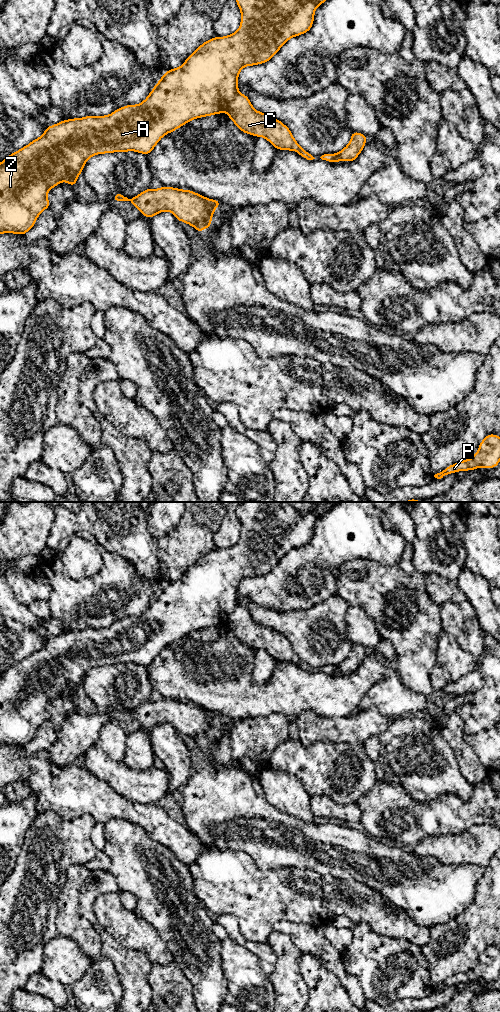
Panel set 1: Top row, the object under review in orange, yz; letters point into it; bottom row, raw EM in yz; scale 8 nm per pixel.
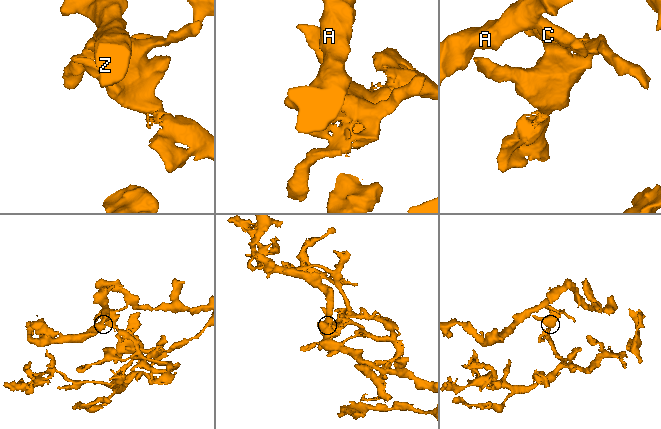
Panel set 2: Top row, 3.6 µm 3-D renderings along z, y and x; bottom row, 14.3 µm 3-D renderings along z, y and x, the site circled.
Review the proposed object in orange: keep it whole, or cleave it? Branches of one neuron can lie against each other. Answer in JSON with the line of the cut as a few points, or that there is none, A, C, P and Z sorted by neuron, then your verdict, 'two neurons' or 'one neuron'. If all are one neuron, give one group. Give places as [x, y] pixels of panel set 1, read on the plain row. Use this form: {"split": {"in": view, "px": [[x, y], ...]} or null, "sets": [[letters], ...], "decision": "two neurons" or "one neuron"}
{"split": {"in": "yz", "px": [[237, 603], [225, 622]]}, "sets": [["A", "Z"], ["C", "P"]], "decision": "two neurons"}

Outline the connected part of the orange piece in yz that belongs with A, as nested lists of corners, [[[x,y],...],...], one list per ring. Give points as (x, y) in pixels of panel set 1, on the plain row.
[[[243,502],[236,508],[236,516],[241,522],[241,537],[239,541],[231,547],[226,549],[214,549],[201,556],[195,564],[193,564],[181,579],[168,582],[154,598],[148,609],[140,616],[127,617],[115,622],[112,626],[106,628],[86,628],[84,630],[75,630],[69,632],[63,632],[58,636],[48,638],[43,647],[27,658],[9,667],[4,673],[0,674],[0,746],[1,745],[15,745],[24,747],[27,743],[31,742],[34,738],[37,729],[42,723],[49,720],[50,714],[47,711],[49,702],[57,698],[62,693],[69,695],[71,698],[76,698],[77,689],[83,684],[83,679],[87,672],[96,666],[112,665],[112,664],[126,664],[136,663],[145,667],[148,667],[153,660],[157,657],[159,652],[166,646],[175,643],[182,637],[191,634],[194,630],[201,630],[205,628],[211,628],[213,626],[220,626],[228,621],[229,616],[233,613],[234,608],[238,604],[238,587],[244,578],[252,578],[268,574],[286,555],[290,550],[304,546],[308,544],[314,532],[315,521],[332,507],[339,502]]]

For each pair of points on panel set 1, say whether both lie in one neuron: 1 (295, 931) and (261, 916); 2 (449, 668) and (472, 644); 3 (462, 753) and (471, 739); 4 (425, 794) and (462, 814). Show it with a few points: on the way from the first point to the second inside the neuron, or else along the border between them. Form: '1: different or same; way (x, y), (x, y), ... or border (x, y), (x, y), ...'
1: different; border (300, 923), (279, 920), (273, 929)
2: different; border (462, 647), (477, 658)
3: different; border (463, 733), (464, 740), (482, 763)
4: different; border (456, 795), (440, 794), (427, 801), (410, 797)

